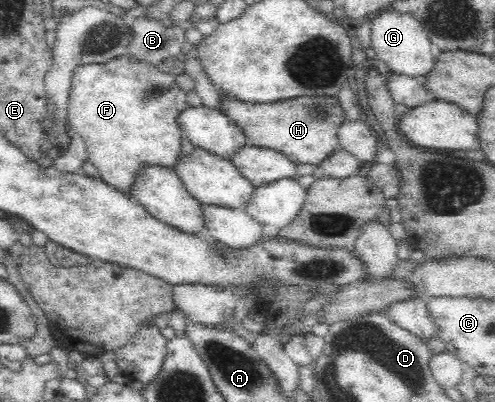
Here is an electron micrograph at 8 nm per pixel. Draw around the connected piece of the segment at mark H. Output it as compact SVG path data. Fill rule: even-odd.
M303 95L265 104L242 103L240 100L227 97L227 100L223 102L223 110L221 112L233 119L237 126L243 129L249 145L270 148L280 152L285 158L288 158L295 164L313 164L314 167L320 165L333 152L340 149L337 132L341 128L341 124L347 120L345 117L345 106L339 101L337 96L329 95Z

